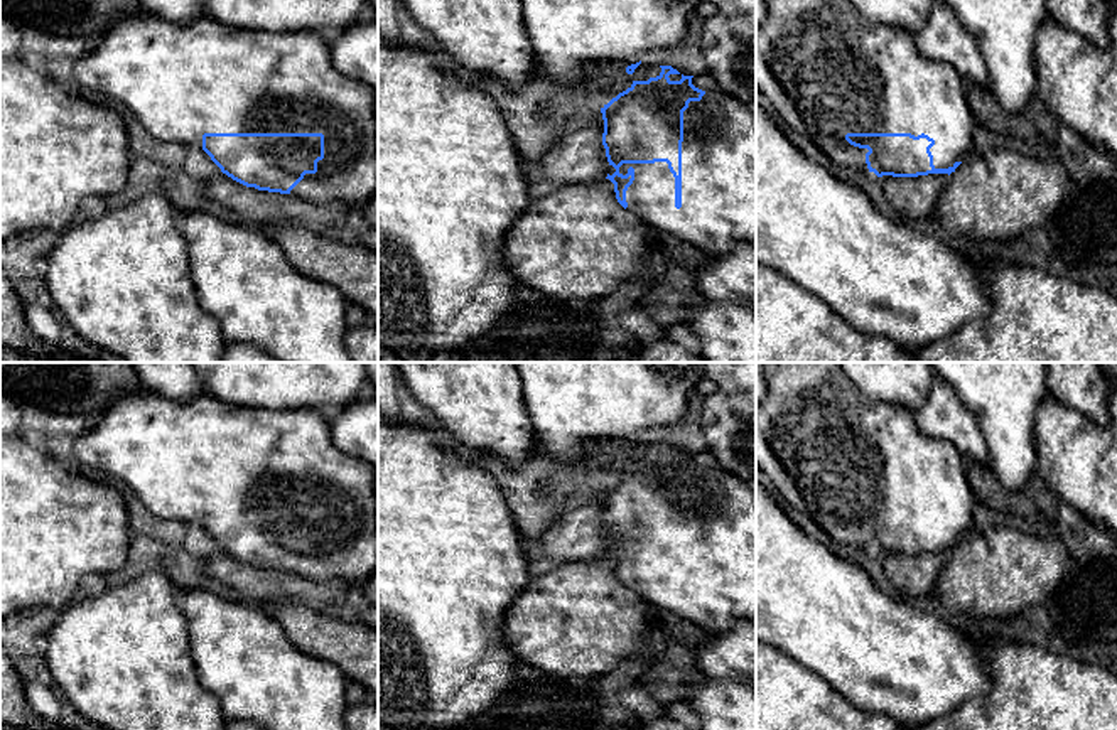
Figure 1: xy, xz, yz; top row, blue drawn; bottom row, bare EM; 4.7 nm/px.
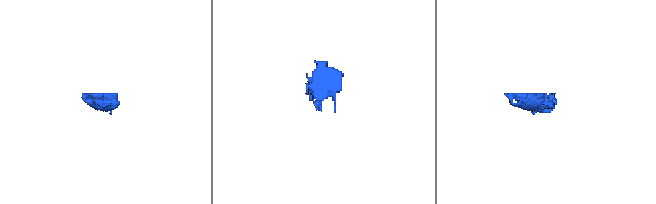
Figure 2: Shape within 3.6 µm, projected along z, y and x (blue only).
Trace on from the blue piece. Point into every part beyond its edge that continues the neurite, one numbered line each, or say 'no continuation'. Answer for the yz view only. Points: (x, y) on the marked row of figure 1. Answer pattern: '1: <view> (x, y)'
1: yz (827, 69)

